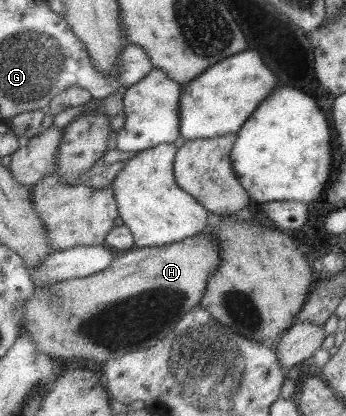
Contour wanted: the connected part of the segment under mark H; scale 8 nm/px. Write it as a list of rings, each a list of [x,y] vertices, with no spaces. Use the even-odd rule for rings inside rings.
[[[205,226],[195,236],[179,242],[157,247],[135,247],[117,252],[117,256],[99,272],[84,278],[69,278],[54,283],[47,290],[35,289],[35,292],[22,306],[23,326],[18,330],[18,337],[28,336],[35,350],[55,358],[86,359],[95,366],[108,358],[119,357],[134,350],[145,350],[170,333],[172,325],[186,312],[198,304],[205,290],[209,273],[219,262],[218,246],[212,240],[212,228]]]

